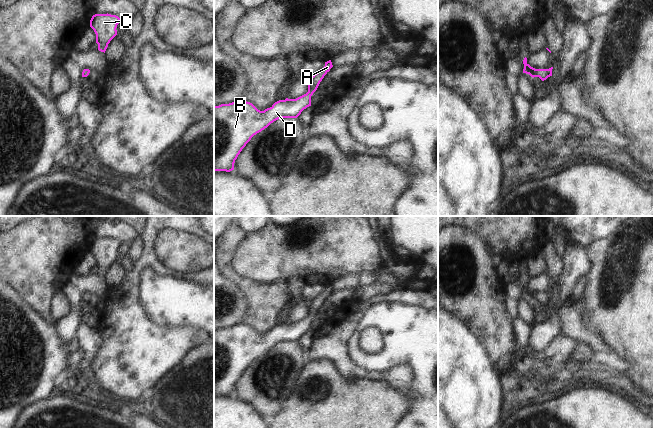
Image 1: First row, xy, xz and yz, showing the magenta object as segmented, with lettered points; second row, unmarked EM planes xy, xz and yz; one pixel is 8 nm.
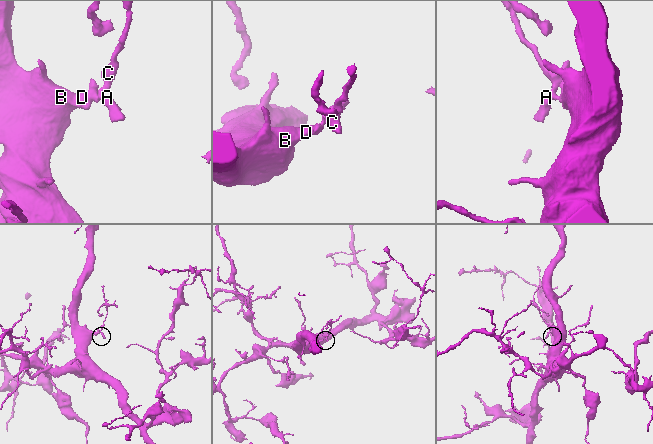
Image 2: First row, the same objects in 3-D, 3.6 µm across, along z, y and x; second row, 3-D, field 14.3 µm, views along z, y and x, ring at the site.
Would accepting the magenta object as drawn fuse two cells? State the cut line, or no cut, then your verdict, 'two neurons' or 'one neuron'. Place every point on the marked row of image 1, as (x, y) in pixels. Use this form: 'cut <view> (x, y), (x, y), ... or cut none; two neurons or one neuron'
cut none; one neuron

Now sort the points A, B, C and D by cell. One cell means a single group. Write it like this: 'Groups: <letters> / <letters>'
Groups: A B C D.

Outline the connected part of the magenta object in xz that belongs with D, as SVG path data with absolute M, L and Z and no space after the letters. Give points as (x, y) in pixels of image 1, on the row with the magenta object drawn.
M329 60L325 62L321 70L308 78L306 94L296 99L279 100L264 111L258 110L252 103L241 99L229 104L214 106L214 172L234 170L235 160L254 135L280 118L297 118L304 109L311 106L311 96L332 67L332 62Z

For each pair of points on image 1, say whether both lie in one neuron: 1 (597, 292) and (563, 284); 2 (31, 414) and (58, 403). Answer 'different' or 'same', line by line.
1: different
2: same

